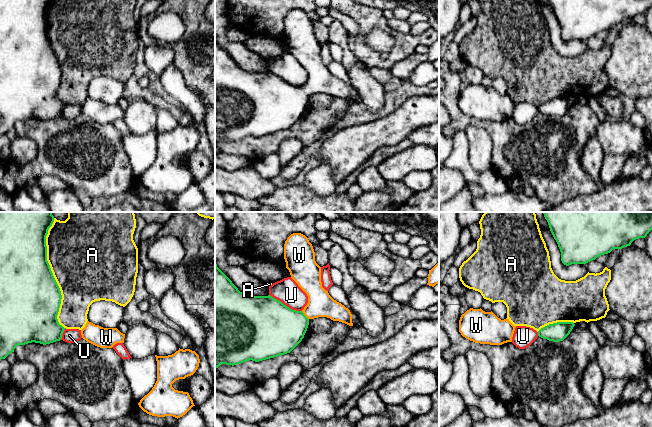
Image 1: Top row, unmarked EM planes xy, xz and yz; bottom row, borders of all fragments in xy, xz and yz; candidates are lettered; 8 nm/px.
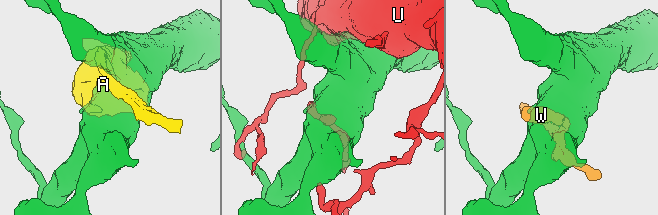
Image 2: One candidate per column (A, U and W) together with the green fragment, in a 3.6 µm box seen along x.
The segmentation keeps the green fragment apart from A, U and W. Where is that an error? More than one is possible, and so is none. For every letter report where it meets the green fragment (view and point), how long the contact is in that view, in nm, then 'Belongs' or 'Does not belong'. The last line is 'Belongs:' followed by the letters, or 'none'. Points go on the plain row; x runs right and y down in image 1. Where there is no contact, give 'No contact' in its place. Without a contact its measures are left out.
A: Touches green at xy (53, 52). Shared border 850 nm. Does not belong
U: Touches green at xz (285, 81). Shared border 300 nm. Does not belong
W: Touches green at xz (304, 91). Shared border 90 nm. Belongs
Belongs: W

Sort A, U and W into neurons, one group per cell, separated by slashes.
A / U / W

